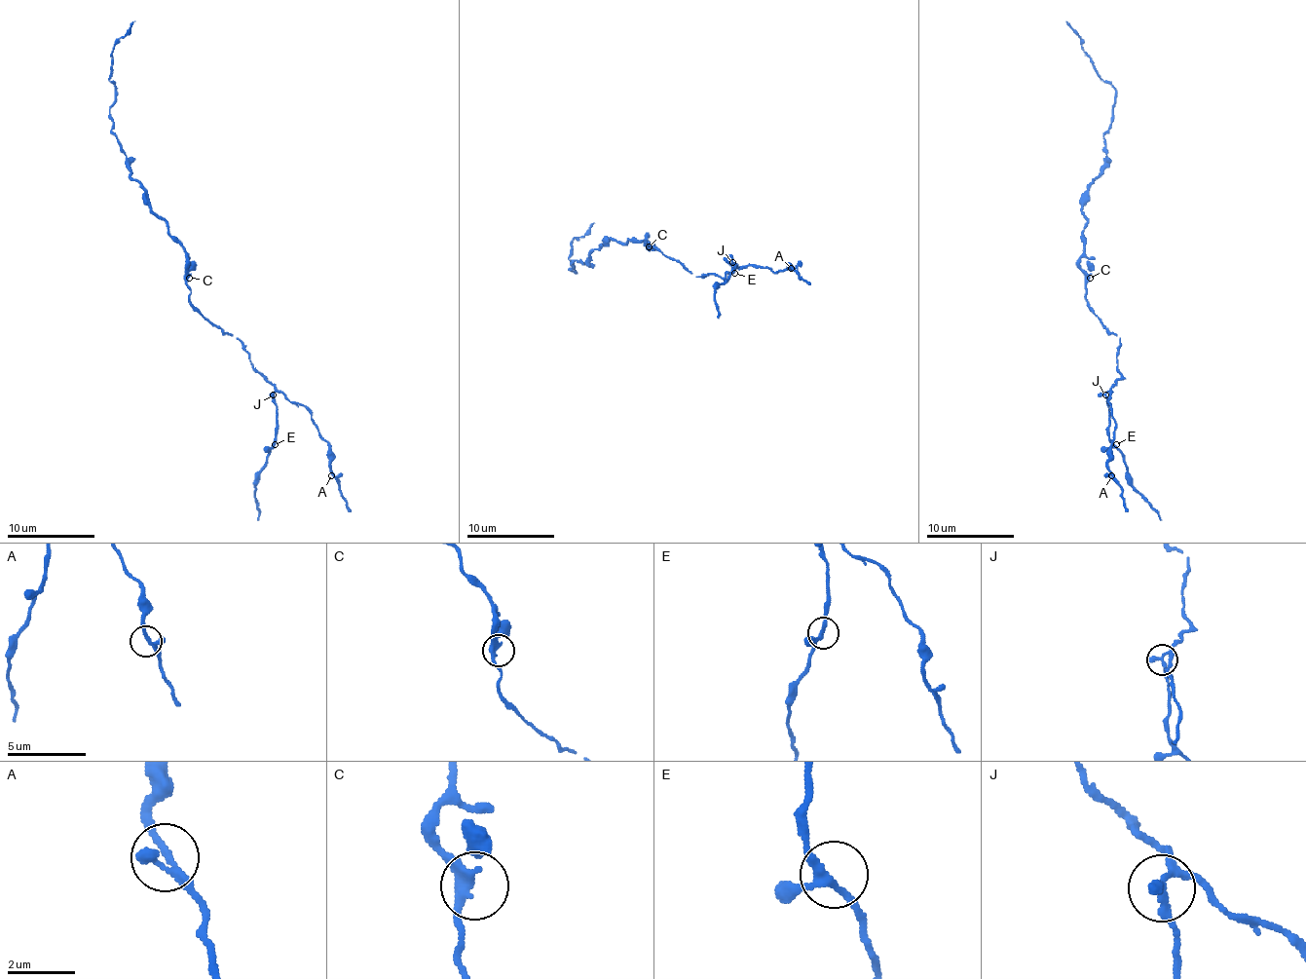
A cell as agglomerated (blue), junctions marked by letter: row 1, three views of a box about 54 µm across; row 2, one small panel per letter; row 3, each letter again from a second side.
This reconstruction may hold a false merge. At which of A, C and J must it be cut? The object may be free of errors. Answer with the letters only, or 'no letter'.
J

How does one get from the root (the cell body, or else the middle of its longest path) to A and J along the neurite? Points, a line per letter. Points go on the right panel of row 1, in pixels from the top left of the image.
A: (1085, 278), (1087, 307), (1120, 337), (1116, 355), (1120, 377), (1109, 400), (1116, 425), (1107, 465), (1111, 475)
J: (1085, 278), (1087, 307), (1111, 333), (1120, 337), (1116, 355), (1116, 368), (1120, 377), (1104, 395)

